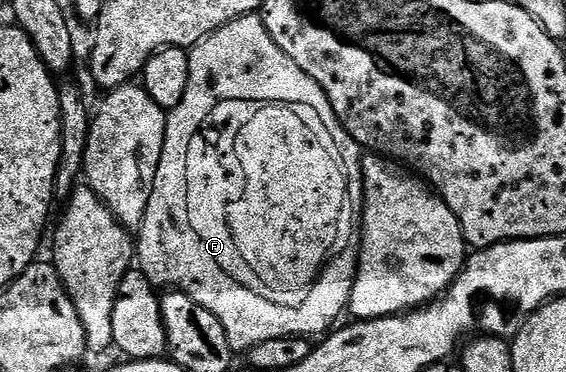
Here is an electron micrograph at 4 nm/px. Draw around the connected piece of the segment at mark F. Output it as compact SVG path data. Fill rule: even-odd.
M259 16L239 17L237 21L229 21L209 37L203 37L197 45L188 49L190 63L190 79L186 83L186 95L182 95L182 103L167 114L168 126L164 136L164 150L158 167L151 174L152 186L147 190L150 203L146 207L144 222L138 230L138 268L143 271L149 281L157 287L171 287L175 292L190 295L194 303L206 307L218 323L226 331L226 339L230 339L233 350L247 351L258 343L266 343L266 339L279 337L303 337L320 333L324 335L337 324L340 312L348 309L348 300L352 294L352 281L356 278L356 258L358 256L358 229L354 218L364 203L364 186L360 179L359 168L354 167L343 157L344 145L340 142L341 134L324 122L331 114L332 108L318 83L270 39L263 20ZM296 141L306 148L312 149L308 157L296 157ZM260 269L281 269L284 273L293 273L296 277L304 277L307 273L320 273L312 281L312 286L301 297L293 301L275 301L264 293L252 292L252 277L260 273Z

